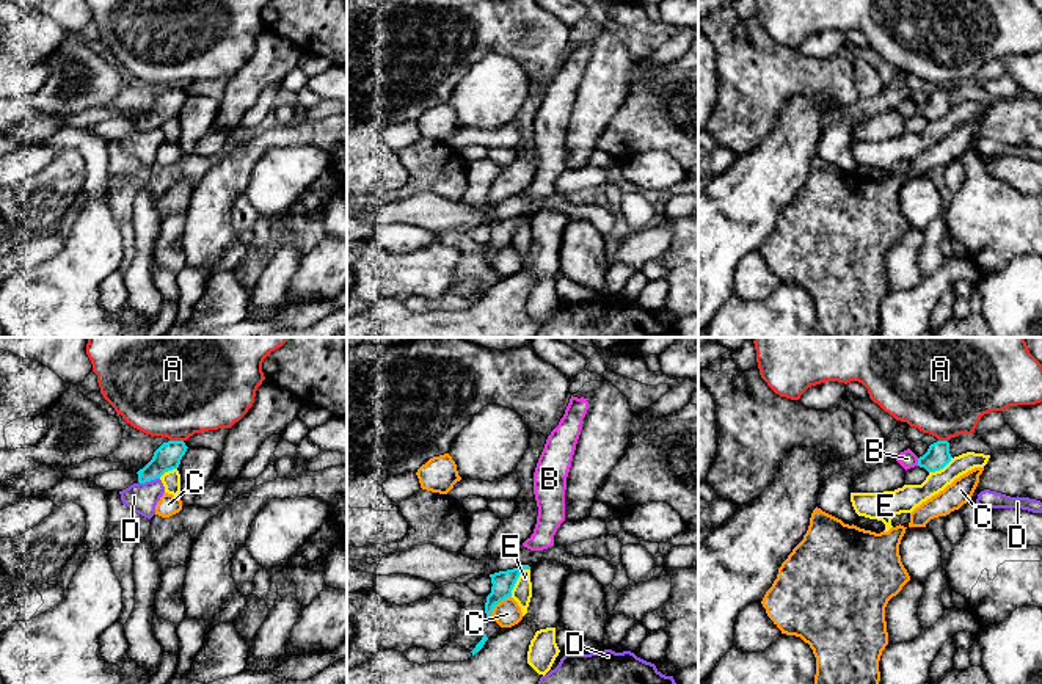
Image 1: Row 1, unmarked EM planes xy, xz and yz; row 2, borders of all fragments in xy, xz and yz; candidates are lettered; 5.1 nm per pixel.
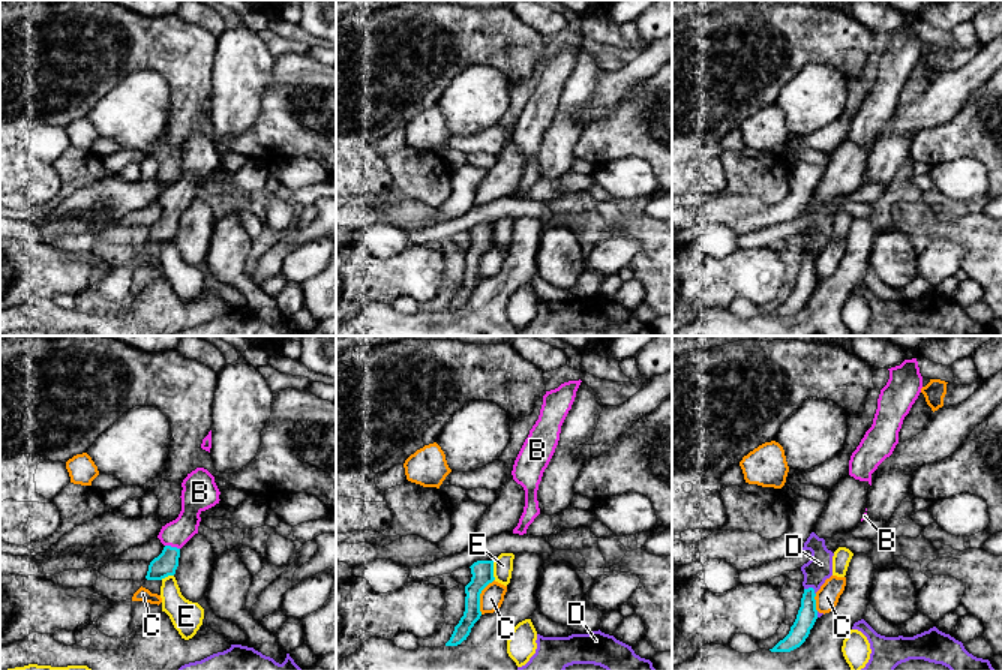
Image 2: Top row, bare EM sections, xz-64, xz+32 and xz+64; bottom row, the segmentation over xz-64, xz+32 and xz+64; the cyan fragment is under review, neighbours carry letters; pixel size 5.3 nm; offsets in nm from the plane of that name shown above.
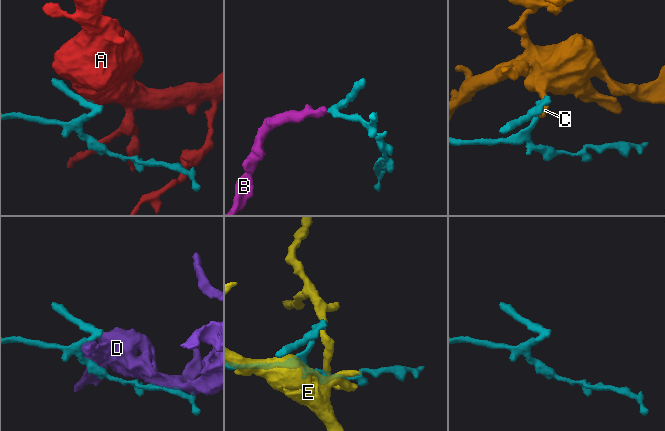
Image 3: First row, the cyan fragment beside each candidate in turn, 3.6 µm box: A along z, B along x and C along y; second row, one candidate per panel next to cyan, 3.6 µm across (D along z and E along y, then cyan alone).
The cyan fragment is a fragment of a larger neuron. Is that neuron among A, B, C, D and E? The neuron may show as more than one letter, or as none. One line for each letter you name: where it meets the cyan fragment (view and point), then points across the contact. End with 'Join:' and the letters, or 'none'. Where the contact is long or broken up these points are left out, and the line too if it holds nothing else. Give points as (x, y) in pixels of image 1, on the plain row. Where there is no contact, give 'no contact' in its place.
B: meets cyan in yz at (918, 110); runs through yz (937, 105), (931, 110), (918, 110), (907, 107)
Join: B

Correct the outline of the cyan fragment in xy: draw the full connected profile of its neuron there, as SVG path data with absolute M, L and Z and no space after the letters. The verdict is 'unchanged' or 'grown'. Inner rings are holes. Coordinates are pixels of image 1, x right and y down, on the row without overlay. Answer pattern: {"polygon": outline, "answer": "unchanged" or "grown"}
{"polygon": "M168 89L163 91L155 100L152 108L140 118L138 130L146 132L155 127L160 127L165 121L177 118L182 105L187 100L184 89Z", "answer": "unchanged"}

